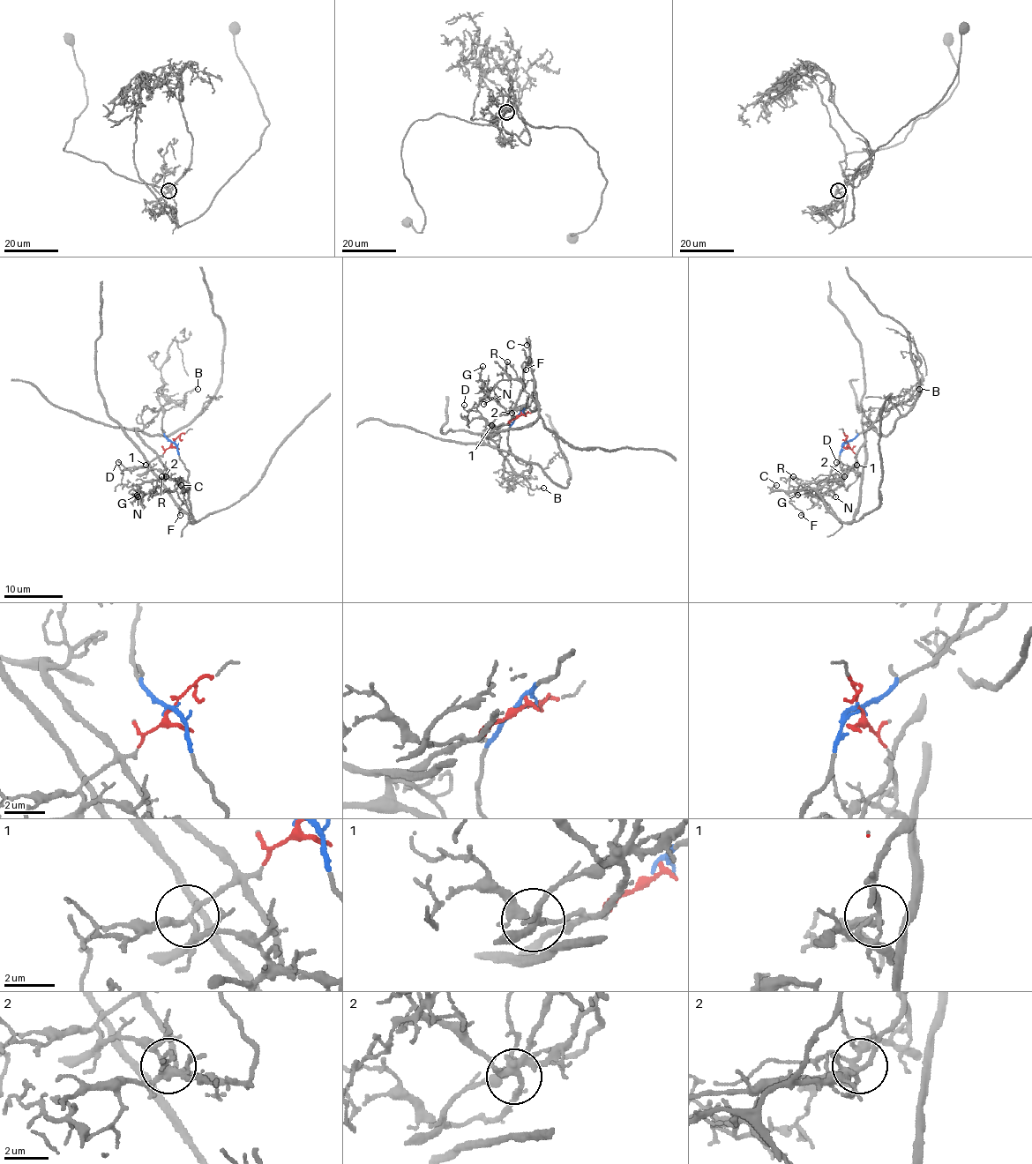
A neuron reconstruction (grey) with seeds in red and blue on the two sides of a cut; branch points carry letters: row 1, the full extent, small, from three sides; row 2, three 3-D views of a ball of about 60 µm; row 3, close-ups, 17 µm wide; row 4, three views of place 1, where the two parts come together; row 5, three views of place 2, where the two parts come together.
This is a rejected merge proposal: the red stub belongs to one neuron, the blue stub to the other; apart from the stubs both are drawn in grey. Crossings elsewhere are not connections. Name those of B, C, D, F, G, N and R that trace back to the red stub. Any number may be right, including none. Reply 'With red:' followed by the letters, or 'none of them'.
With red: B, D, G

